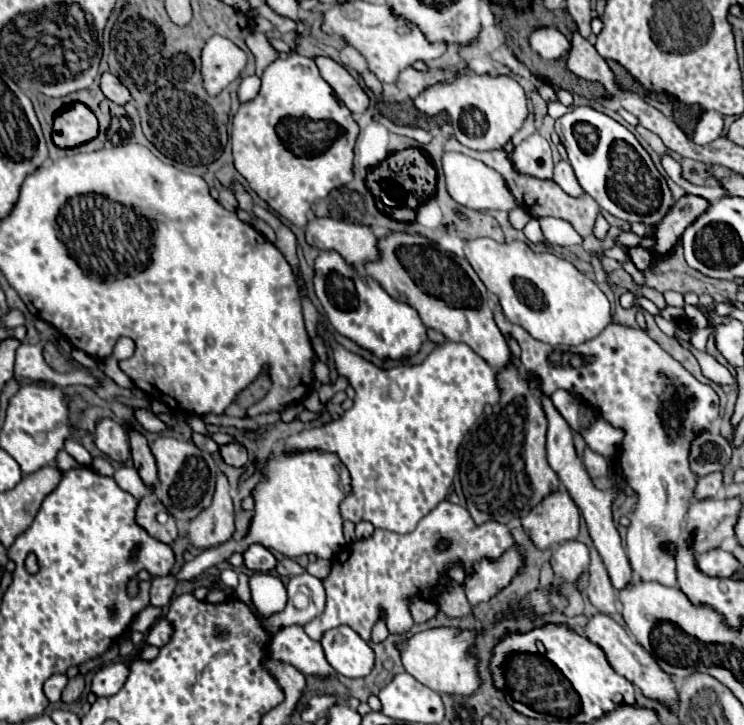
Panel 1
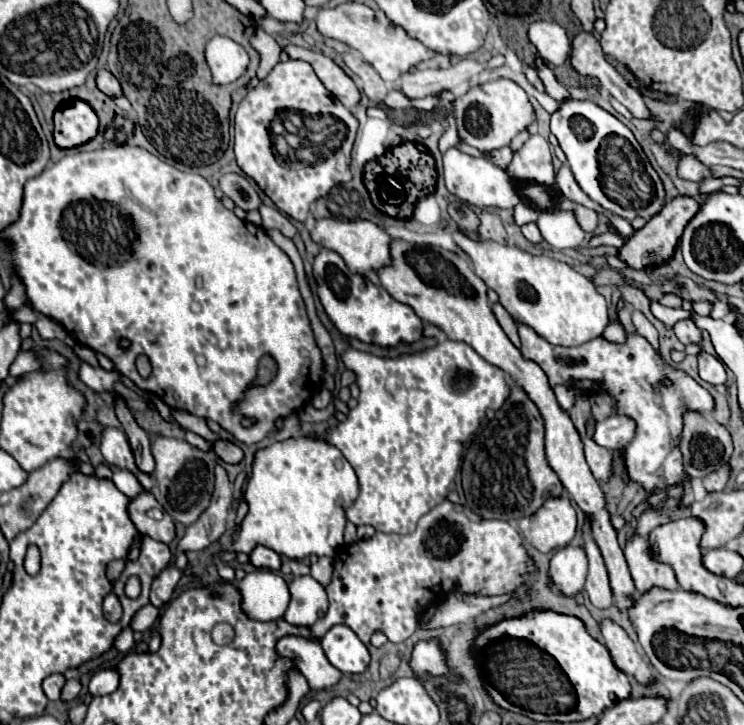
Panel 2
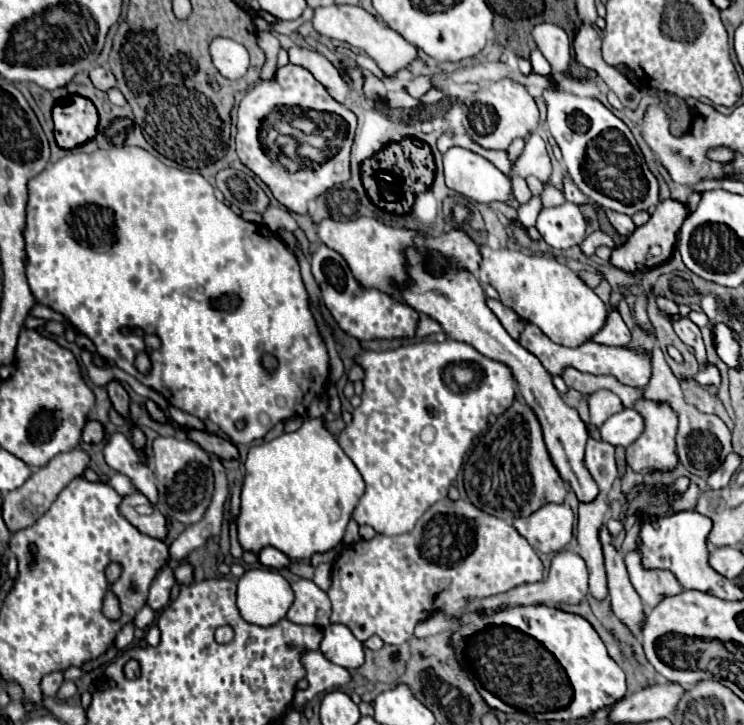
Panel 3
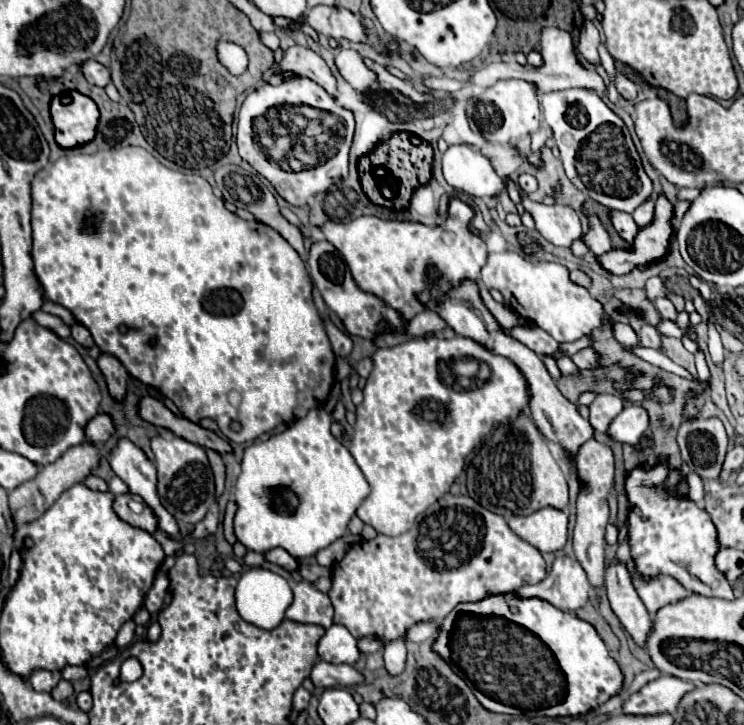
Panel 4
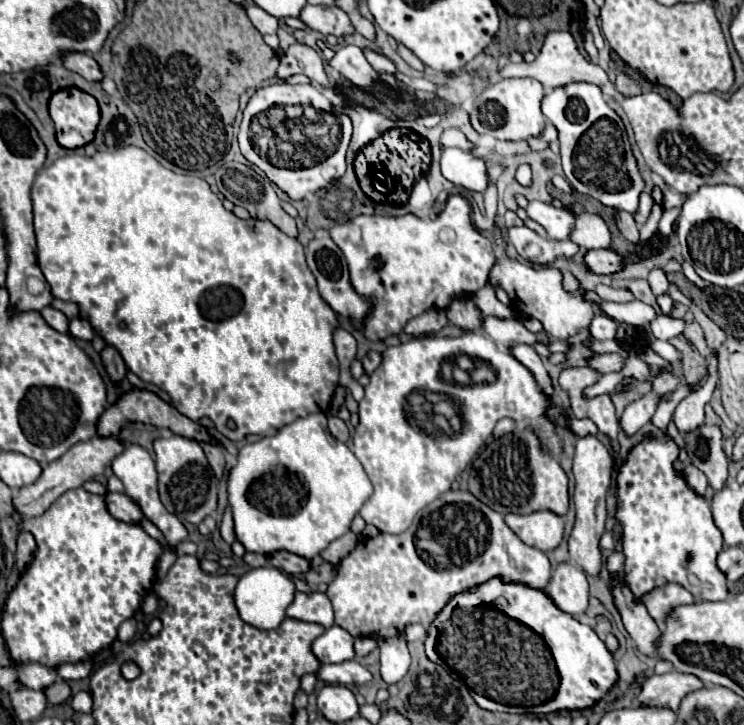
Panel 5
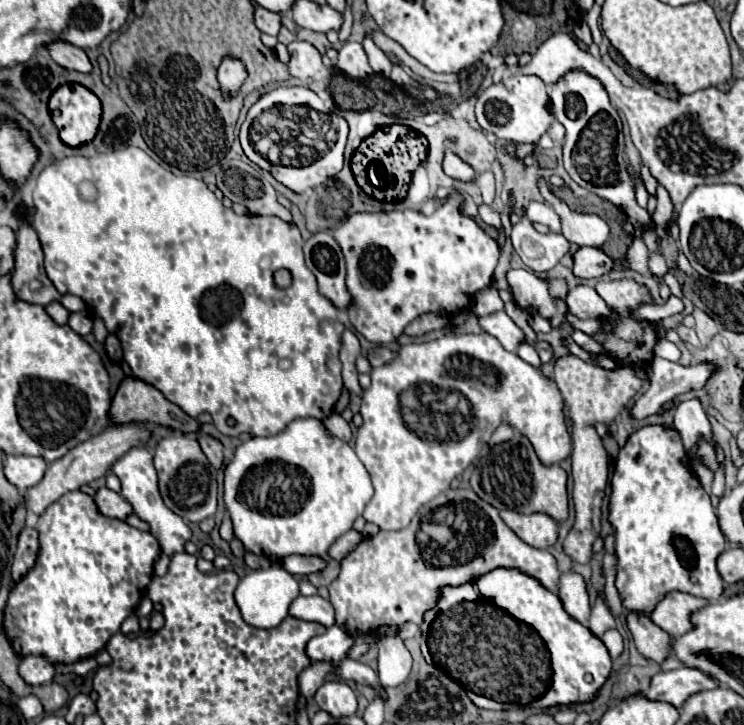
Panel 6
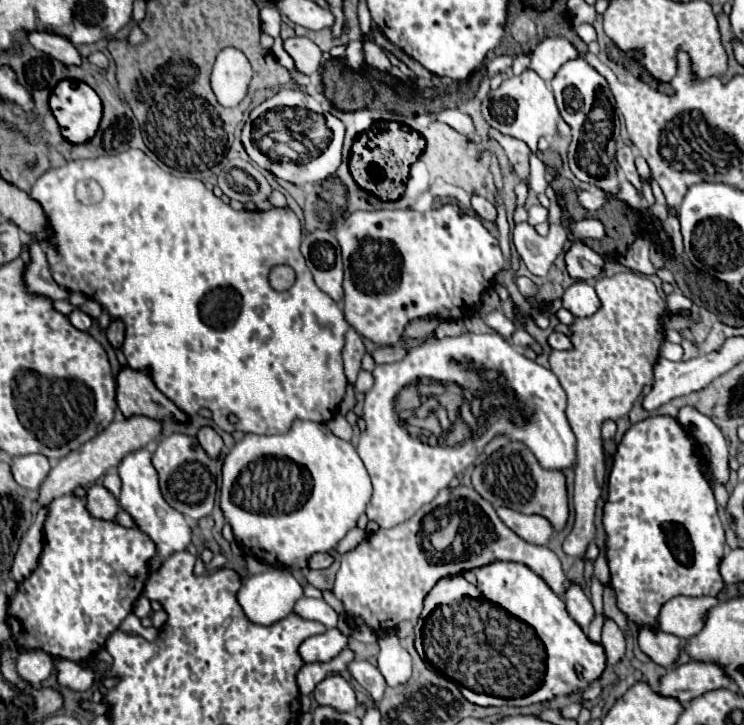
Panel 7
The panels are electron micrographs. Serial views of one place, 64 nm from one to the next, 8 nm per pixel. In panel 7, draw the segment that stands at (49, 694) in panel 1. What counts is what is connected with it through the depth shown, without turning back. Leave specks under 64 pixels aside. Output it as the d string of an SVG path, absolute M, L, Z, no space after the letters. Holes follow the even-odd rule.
M20 652L16 660L16 668L26 682L40 684L50 678L54 664L46 652Z

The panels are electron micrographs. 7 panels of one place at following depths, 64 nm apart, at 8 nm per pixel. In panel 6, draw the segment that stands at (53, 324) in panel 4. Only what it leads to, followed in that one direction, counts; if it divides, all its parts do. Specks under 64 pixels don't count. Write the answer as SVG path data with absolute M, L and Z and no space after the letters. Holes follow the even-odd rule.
M50 302L50 304L46 306L46 314L48 314L58 326L66 324L66 322L68 322L68 316L70 316L70 312L68 312L62 304L58 304L58 302Z

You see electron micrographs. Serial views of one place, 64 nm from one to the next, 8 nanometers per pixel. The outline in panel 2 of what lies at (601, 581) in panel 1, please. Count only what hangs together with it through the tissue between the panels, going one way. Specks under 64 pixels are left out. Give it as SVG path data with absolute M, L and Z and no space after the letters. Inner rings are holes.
M586 520L586 526L584 526L584 540L586 540L584 548L586 548L586 554L588 554L588 562L590 562L584 590L588 592L588 598L596 608L606 610L606 608L610 608L614 604L614 592L612 592L610 582L608 582L608 572L606 572L602 554L600 554L596 542L590 538L588 520Z

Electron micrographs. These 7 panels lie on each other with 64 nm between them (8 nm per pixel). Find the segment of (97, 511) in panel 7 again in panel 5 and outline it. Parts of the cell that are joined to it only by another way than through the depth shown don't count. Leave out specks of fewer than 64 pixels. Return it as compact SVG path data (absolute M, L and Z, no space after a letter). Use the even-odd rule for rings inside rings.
M108 492L106 494L106 504L108 504L108 512L112 512L112 516L122 520L122 522L140 524L144 520L144 514L138 508L138 504L134 504L126 494Z

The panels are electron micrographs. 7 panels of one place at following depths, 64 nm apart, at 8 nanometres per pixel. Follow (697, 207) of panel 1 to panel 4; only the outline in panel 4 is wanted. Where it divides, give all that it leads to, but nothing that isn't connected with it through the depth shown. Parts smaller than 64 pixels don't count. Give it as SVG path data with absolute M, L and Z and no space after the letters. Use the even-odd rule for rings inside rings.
M658 196L654 206L654 220L638 230L630 248L610 250L598 260L610 274L628 274L634 268L642 268L662 260L670 250L672 234L674 206L666 196Z

